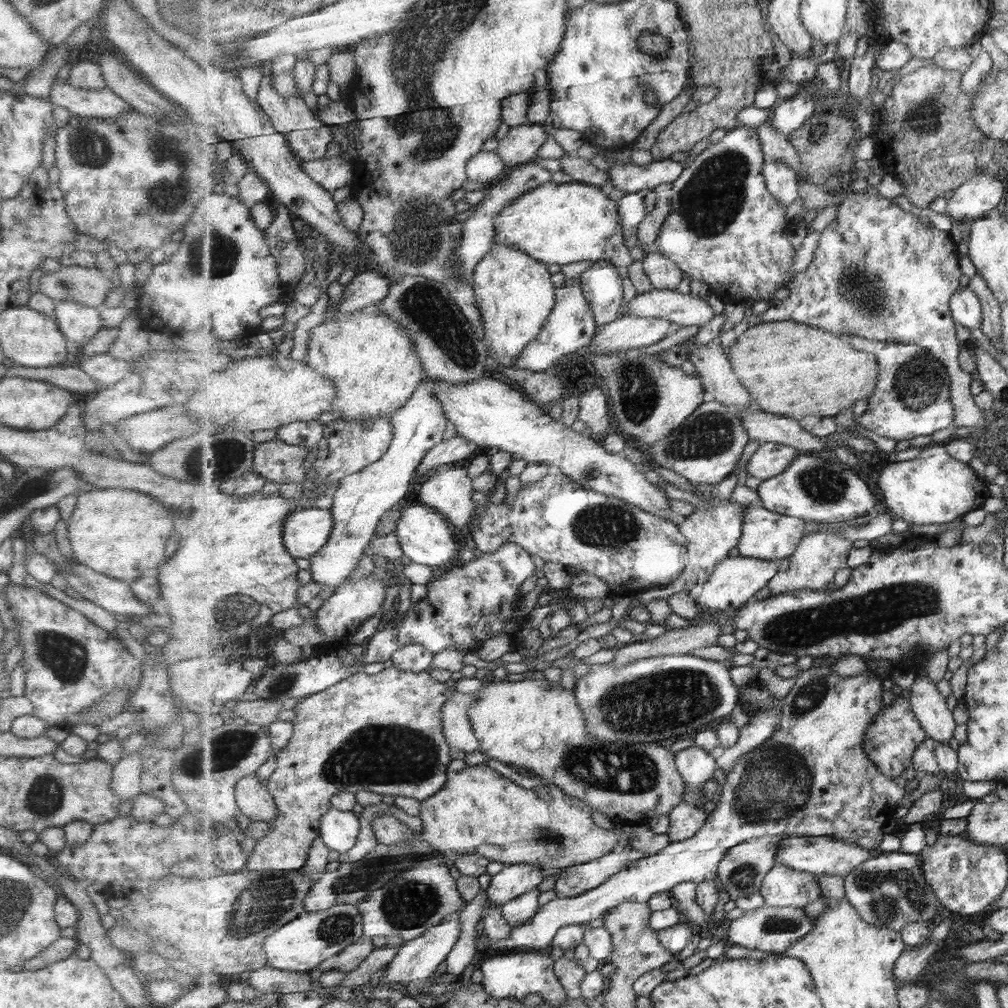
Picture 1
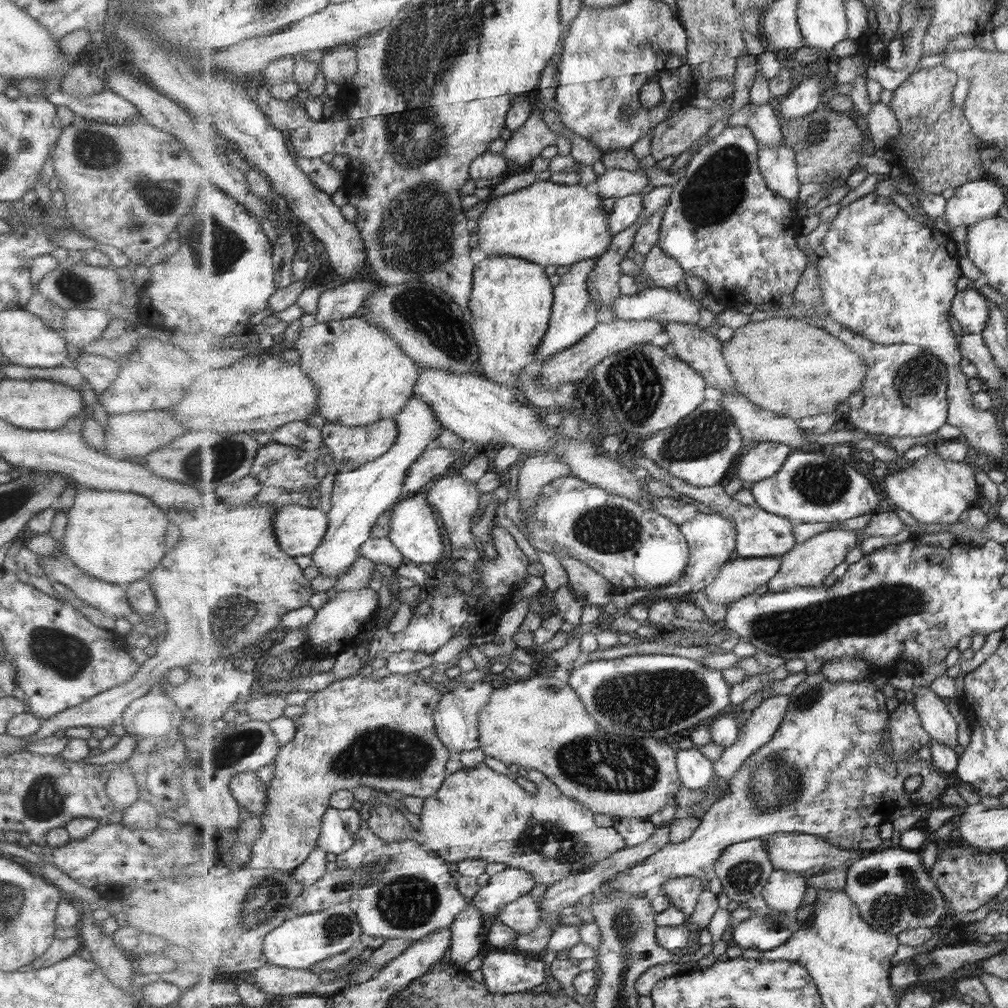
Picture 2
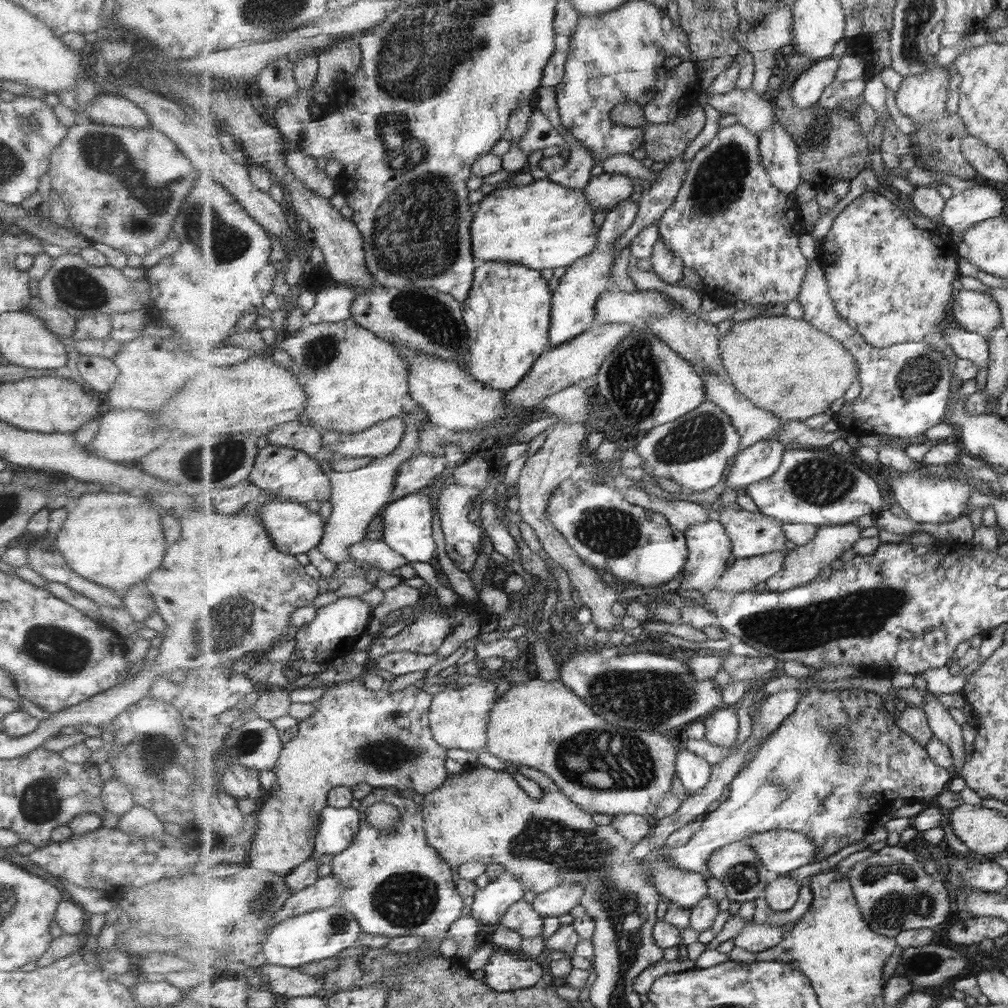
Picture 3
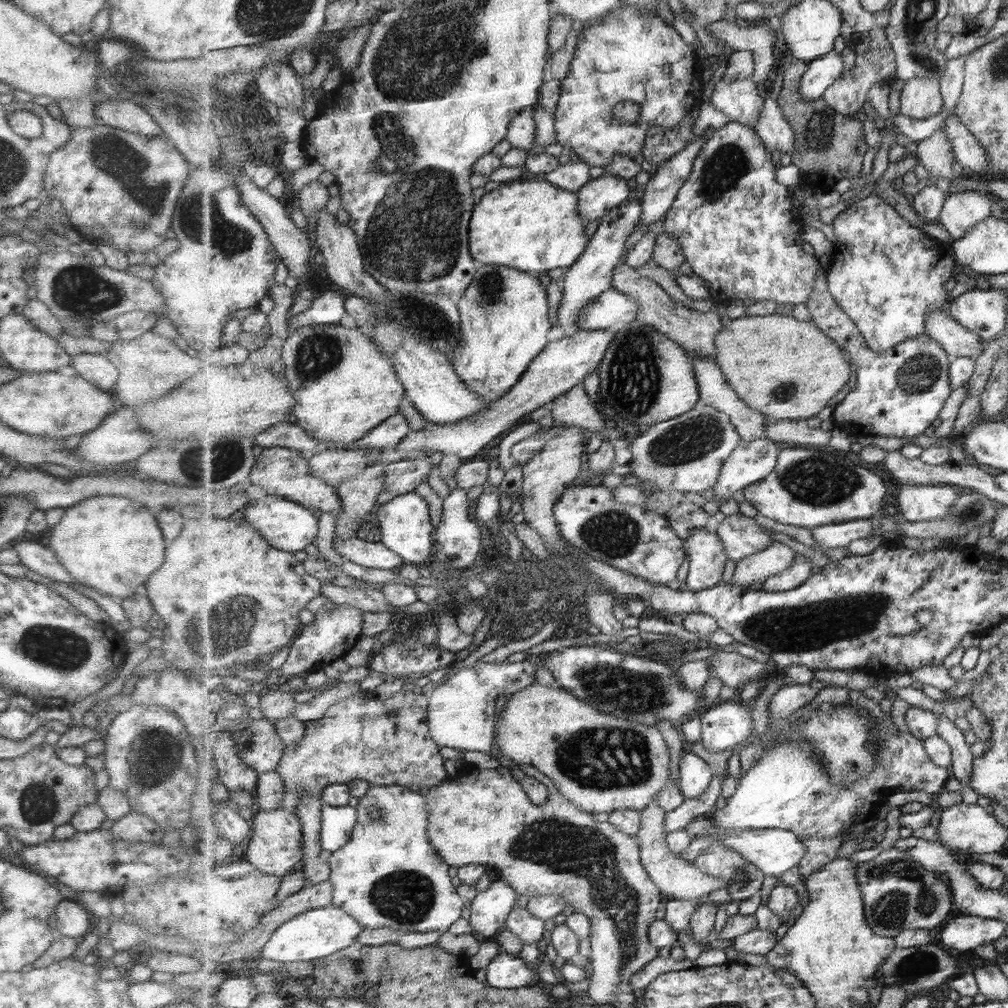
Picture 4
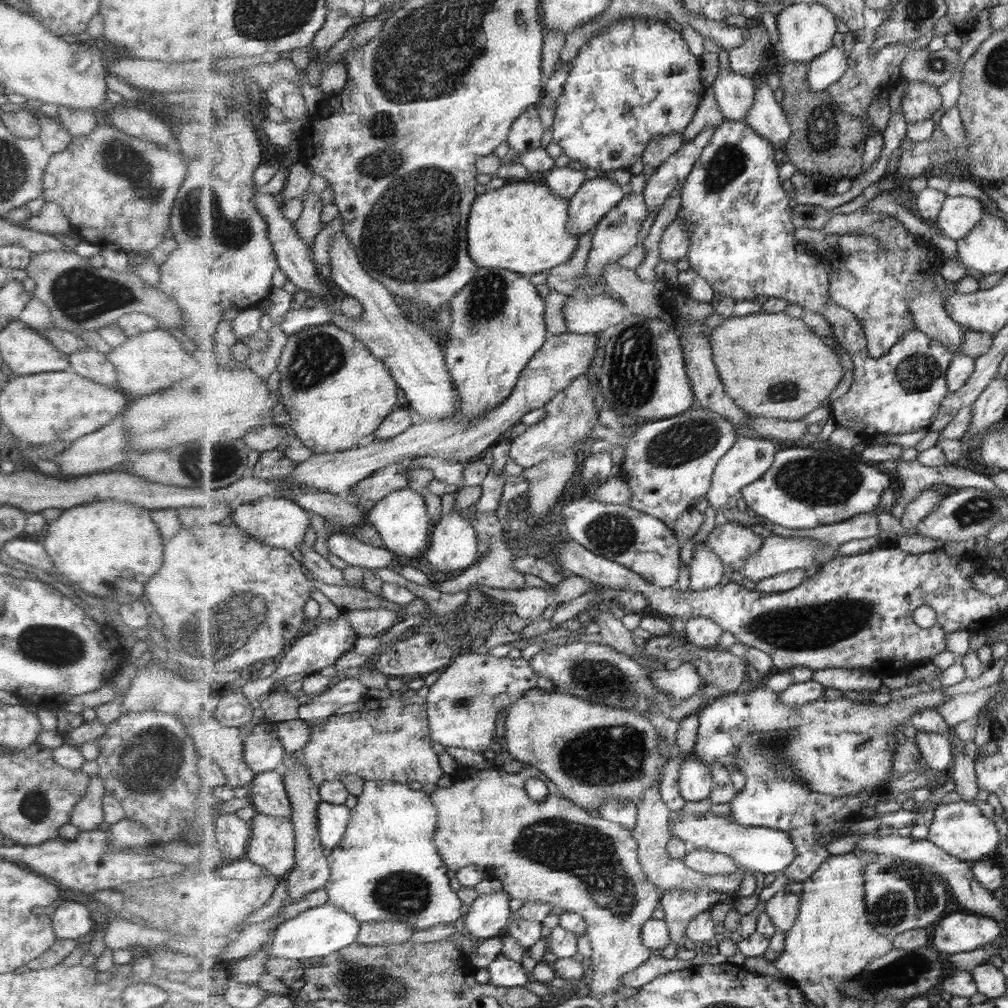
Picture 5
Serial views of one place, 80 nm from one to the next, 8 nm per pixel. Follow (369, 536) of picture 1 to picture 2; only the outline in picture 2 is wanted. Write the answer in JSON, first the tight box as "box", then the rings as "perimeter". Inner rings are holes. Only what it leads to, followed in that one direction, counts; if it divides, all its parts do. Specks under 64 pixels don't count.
{"box":[311,395,444,576],"perimeter":[[[416,395],[395,419],[400,435],[393,449],[381,459],[356,468],[353,472],[334,473],[330,476],[334,481],[334,487],[331,508],[327,513],[329,530],[319,548],[311,555],[315,566],[320,568],[321,576],[341,576],[351,568],[357,558],[361,557],[360,546],[372,538],[374,525],[379,518],[402,501],[407,470],[425,454],[425,451],[437,444],[437,438],[444,429],[433,409]]]}

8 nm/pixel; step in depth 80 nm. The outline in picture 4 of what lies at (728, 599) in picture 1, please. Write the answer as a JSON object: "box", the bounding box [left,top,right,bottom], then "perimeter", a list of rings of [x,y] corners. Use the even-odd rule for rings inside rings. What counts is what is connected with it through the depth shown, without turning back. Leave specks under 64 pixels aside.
{"box":[729,541,797,588],"perimeter":[[[773,541],[765,550],[740,560],[729,581],[733,586],[749,588],[752,584],[764,584],[768,578],[794,566],[797,550],[783,542]]]}

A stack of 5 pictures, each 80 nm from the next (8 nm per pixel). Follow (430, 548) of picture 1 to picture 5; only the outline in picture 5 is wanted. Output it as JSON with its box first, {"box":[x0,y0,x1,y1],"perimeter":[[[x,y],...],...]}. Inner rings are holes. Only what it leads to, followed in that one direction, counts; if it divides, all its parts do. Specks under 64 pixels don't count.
{"box":[367,488,434,558],"perimeter":[[[405,488],[393,492],[367,512],[367,518],[381,534],[384,546],[393,553],[407,558],[425,556],[431,542],[434,522],[429,515],[426,499],[418,491]]]}

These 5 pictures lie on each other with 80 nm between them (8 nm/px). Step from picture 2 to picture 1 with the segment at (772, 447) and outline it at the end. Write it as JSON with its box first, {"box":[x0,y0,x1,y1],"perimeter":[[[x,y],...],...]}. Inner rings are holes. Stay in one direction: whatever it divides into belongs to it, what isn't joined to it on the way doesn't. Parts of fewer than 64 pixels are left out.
{"box":[747,443,801,482],"perimeter":[[[762,443],[747,463],[749,477],[761,479],[761,482],[771,480],[785,470],[791,468],[792,464],[801,456],[801,452],[794,447],[785,444]]]}

